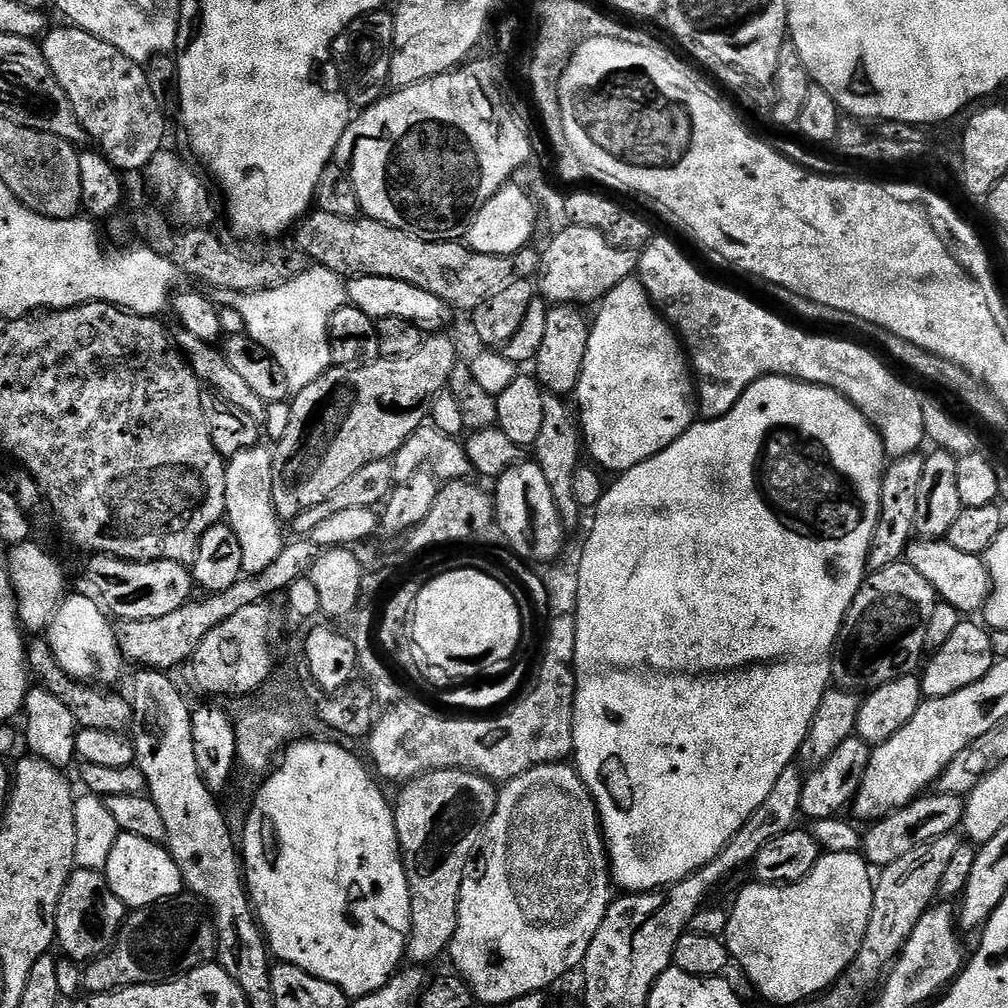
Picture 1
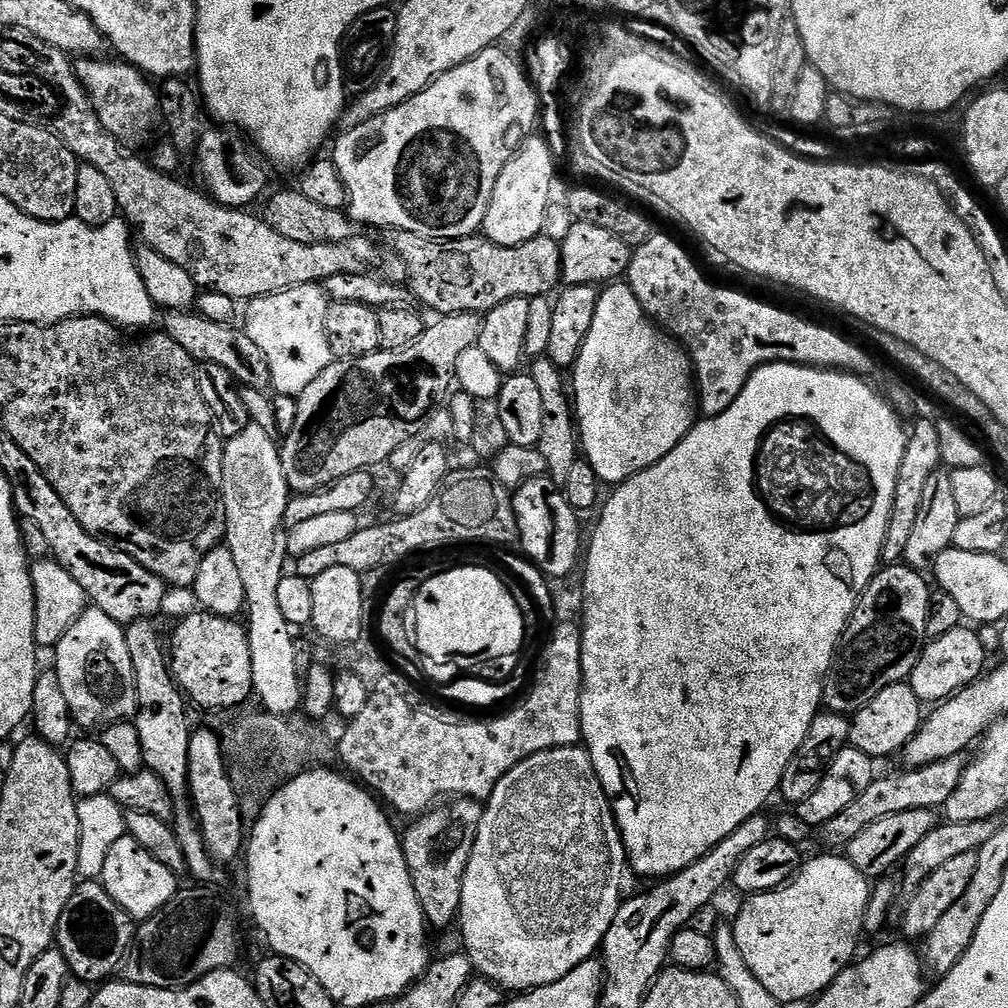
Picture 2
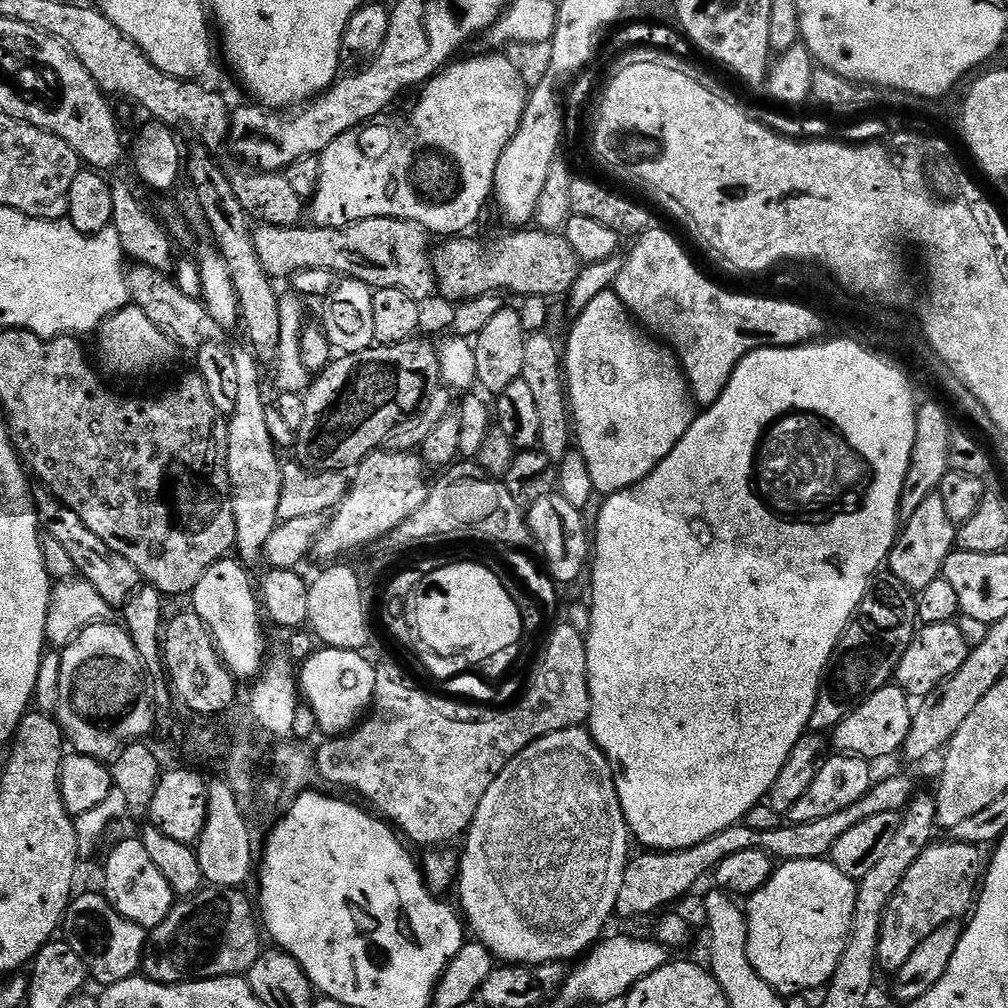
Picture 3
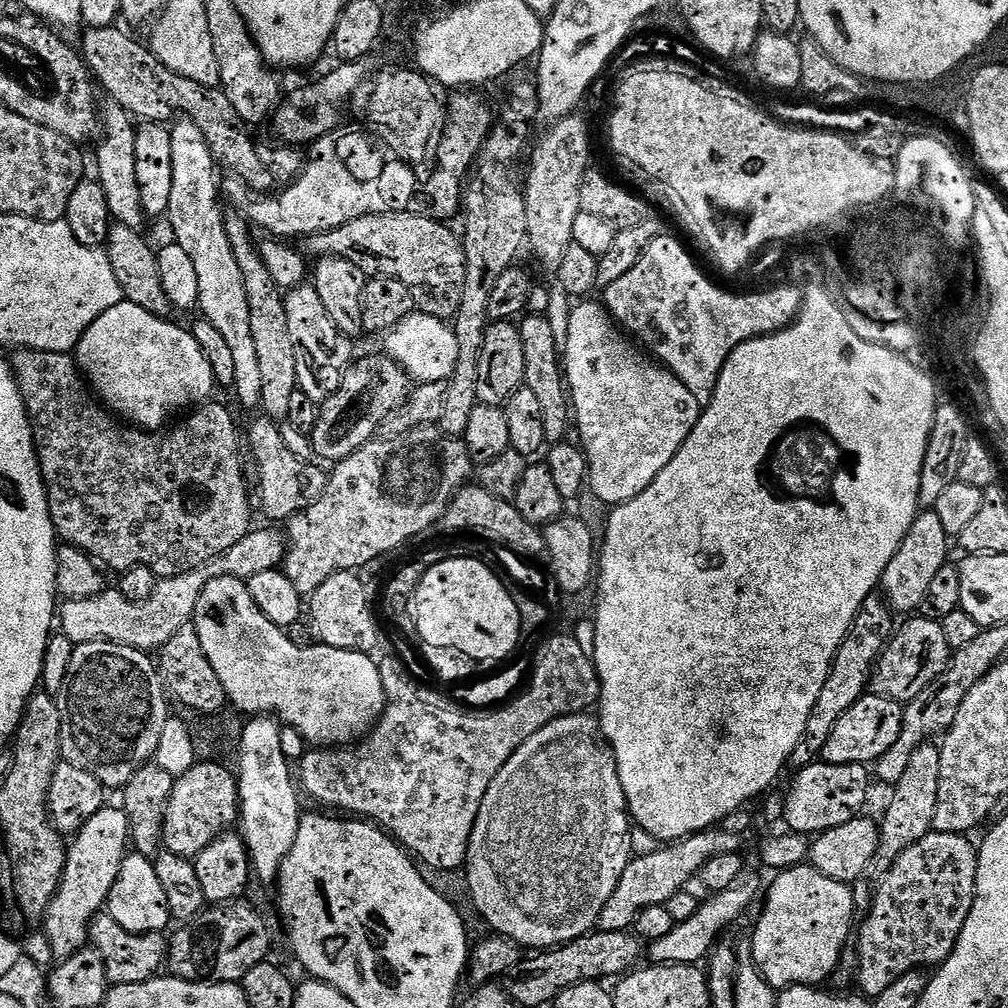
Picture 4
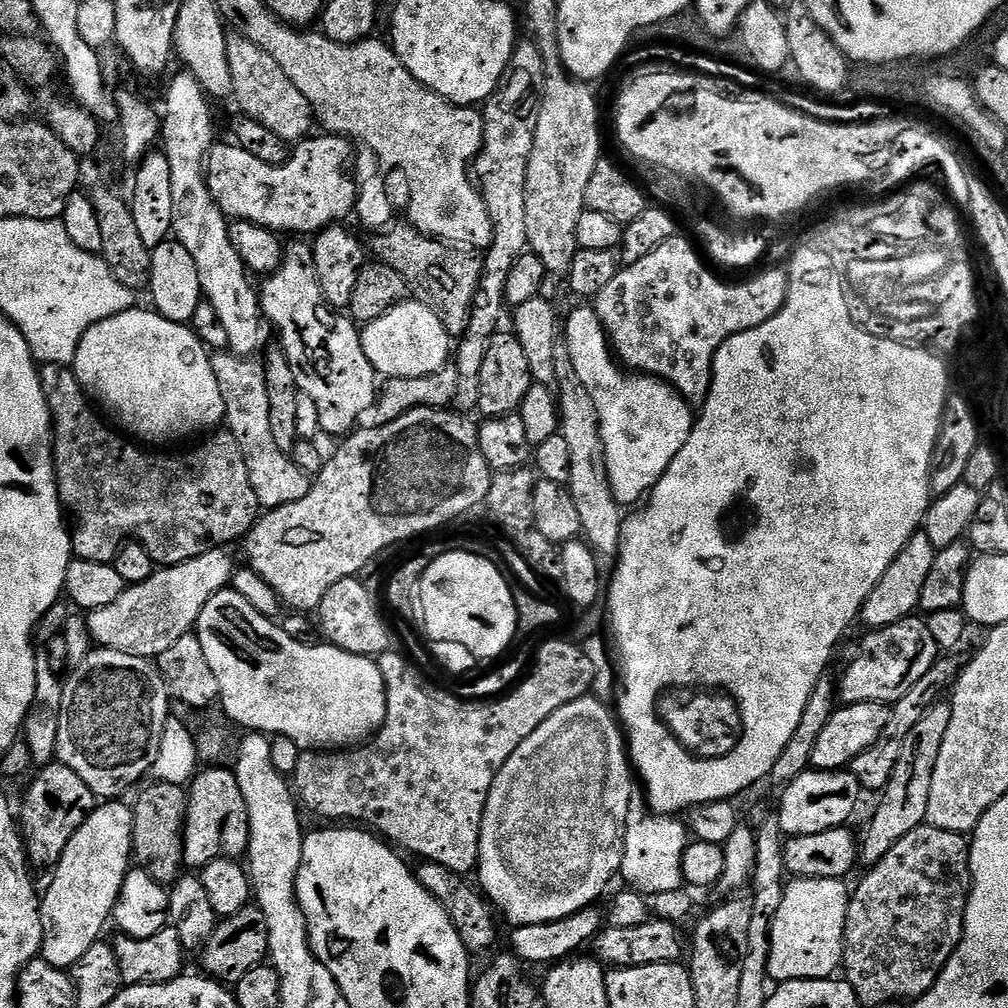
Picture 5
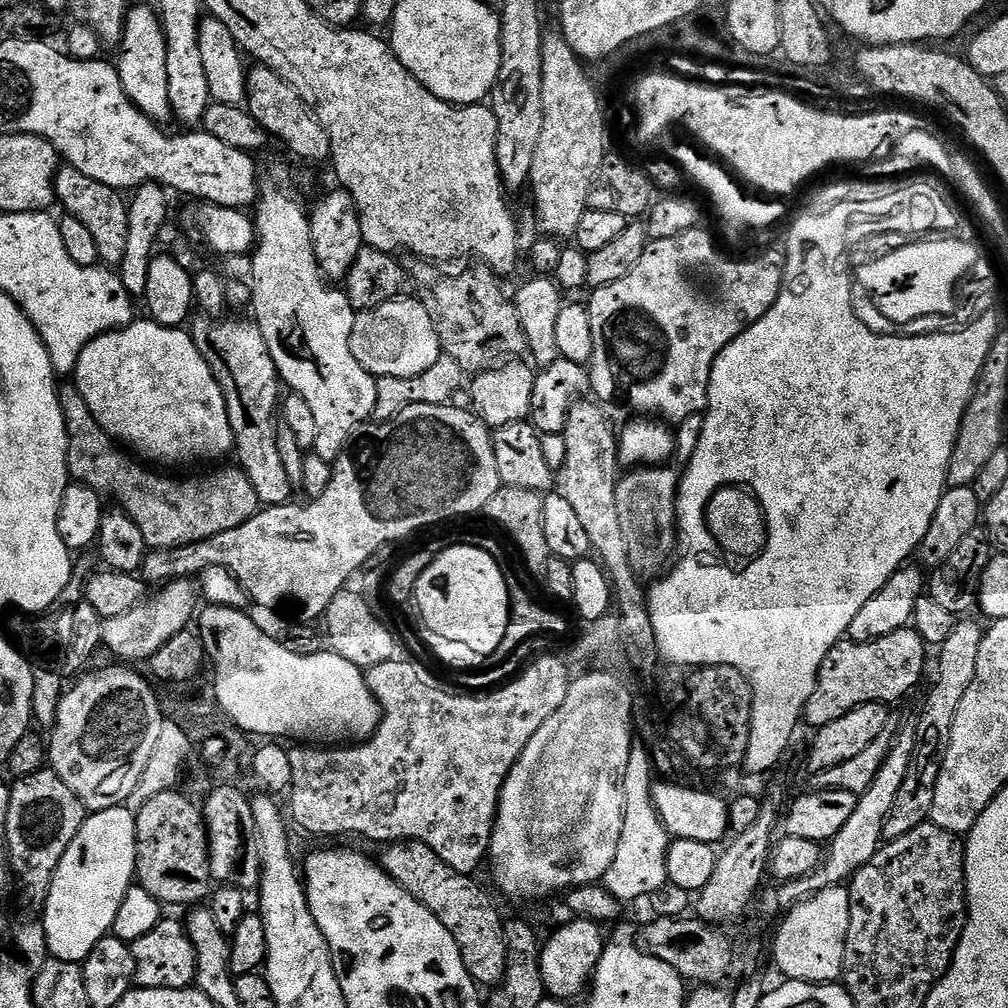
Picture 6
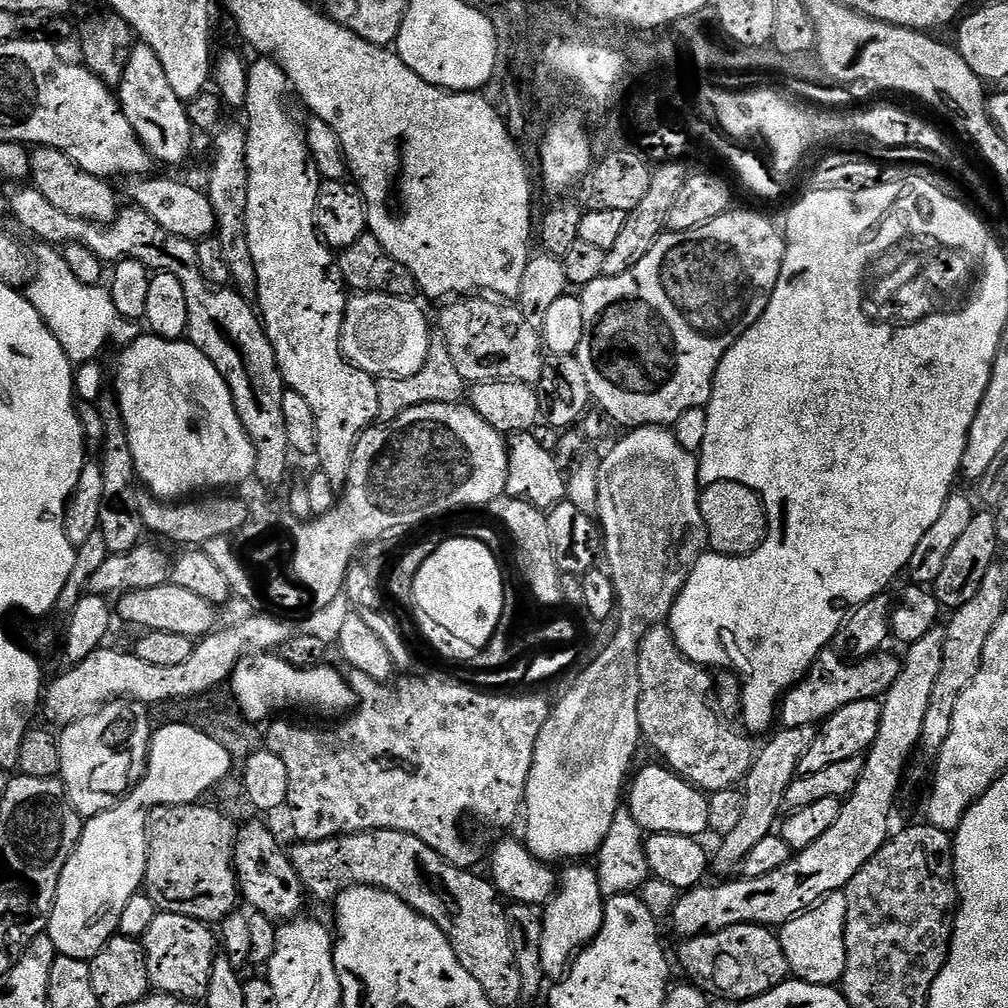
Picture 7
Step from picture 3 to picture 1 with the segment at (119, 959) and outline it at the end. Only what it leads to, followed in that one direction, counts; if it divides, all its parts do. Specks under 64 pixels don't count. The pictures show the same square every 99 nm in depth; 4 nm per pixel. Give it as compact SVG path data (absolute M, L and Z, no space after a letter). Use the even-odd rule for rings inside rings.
M76 868L72 877L62 890L62 898L58 902L56 915L55 943L65 957L75 960L84 966L97 960L100 956L108 955L120 937L120 928L126 919L126 909L123 902L110 890L110 882L103 872Z

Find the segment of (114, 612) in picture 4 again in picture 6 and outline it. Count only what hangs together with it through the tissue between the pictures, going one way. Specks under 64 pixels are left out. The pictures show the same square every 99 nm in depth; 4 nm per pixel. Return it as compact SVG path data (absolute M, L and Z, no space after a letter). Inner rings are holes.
M191 579L169 580L159 590L140 601L126 614L118 614L118 618L110 618L104 621L104 642L103 647L109 648L116 656L121 656L121 661L136 662L132 660L151 661L153 654L162 650L174 634L185 631L188 624L193 623L197 615L196 596L198 600L198 588Z

